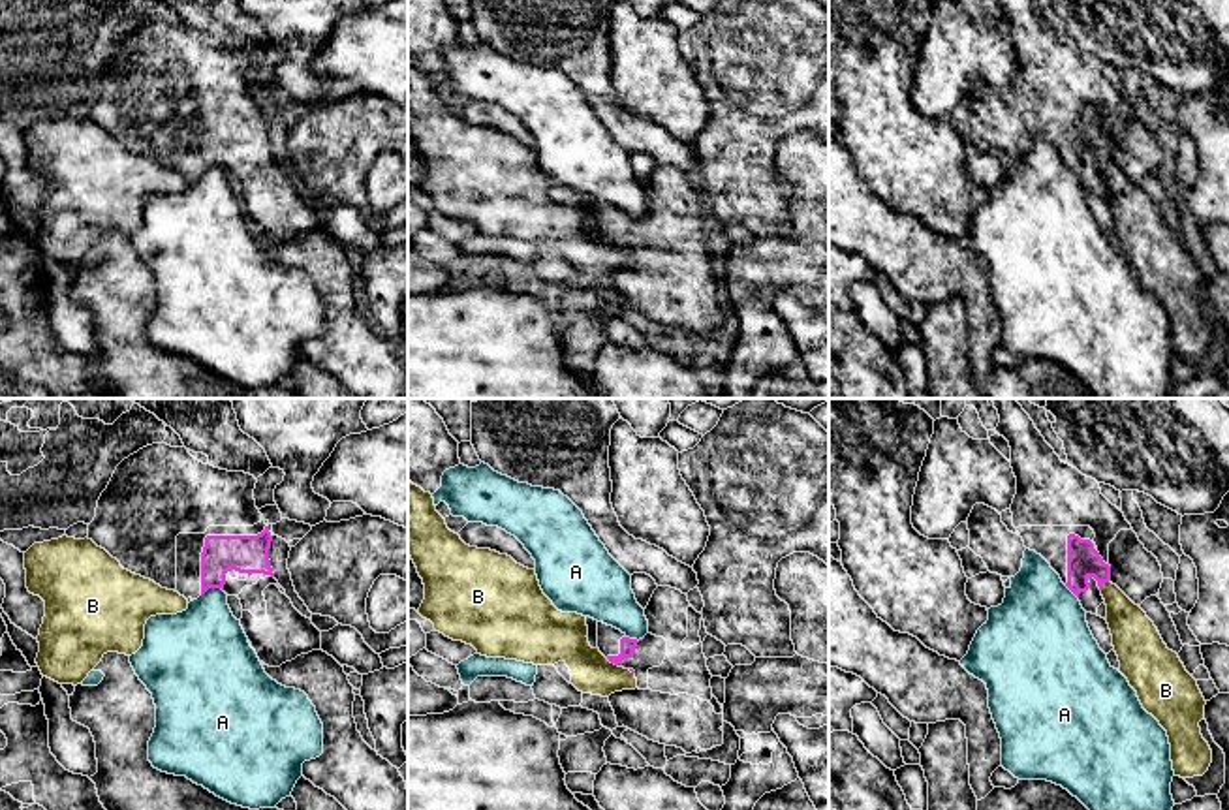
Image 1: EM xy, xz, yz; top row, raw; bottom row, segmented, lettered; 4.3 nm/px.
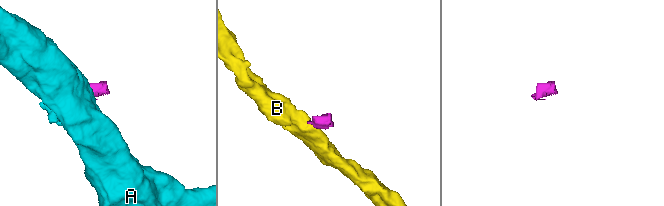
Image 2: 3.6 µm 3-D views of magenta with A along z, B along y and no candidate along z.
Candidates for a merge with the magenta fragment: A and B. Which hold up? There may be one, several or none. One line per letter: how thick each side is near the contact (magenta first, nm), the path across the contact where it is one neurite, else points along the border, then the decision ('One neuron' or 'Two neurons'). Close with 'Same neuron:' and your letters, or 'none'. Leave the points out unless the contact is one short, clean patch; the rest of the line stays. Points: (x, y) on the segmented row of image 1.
A: Thickness 160 nm (magenta) against 360 nm. Boundary: xy (222, 589), (209, 589), (202, 596). Two neurons
B: Thickness 70 nm (magenta) against 200 nm. Boundary: xz (606, 658), (617, 666). Two neurons
Same neuron: none

